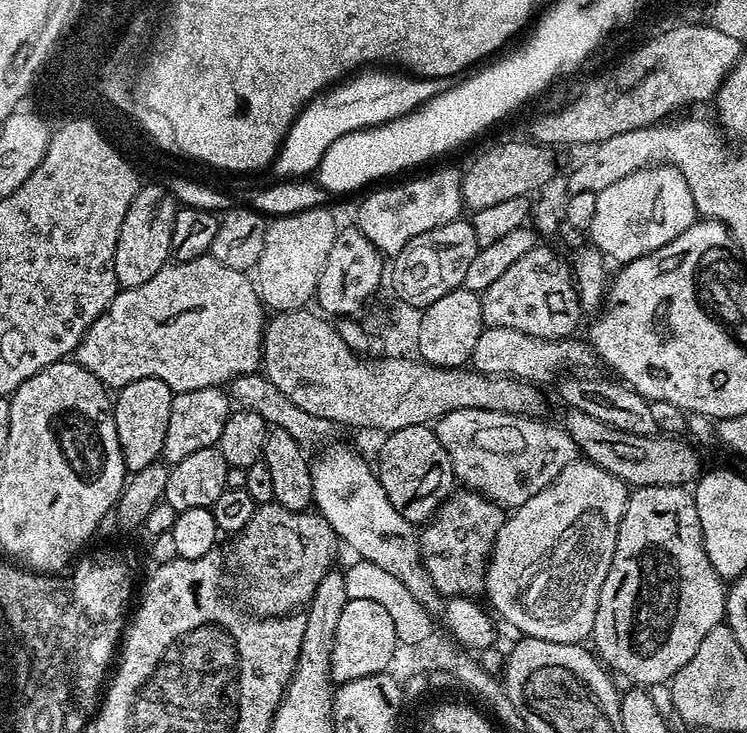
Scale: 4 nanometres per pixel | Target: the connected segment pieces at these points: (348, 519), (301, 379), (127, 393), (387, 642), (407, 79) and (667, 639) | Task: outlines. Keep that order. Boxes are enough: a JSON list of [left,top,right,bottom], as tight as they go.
[[311,445,444,614],[262,310,544,433],[112,376,173,473],[330,598,398,685],[274,70,438,178],[590,484,726,686]]

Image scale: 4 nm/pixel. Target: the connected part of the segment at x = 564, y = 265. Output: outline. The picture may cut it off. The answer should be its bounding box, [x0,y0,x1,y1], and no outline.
[480,246,582,340]

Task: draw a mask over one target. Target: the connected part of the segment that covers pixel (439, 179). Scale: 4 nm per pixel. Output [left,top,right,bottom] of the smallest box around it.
[355,168,464,254]

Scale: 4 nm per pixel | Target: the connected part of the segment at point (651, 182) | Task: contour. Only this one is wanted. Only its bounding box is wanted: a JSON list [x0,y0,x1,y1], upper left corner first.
[590,164,698,265]

